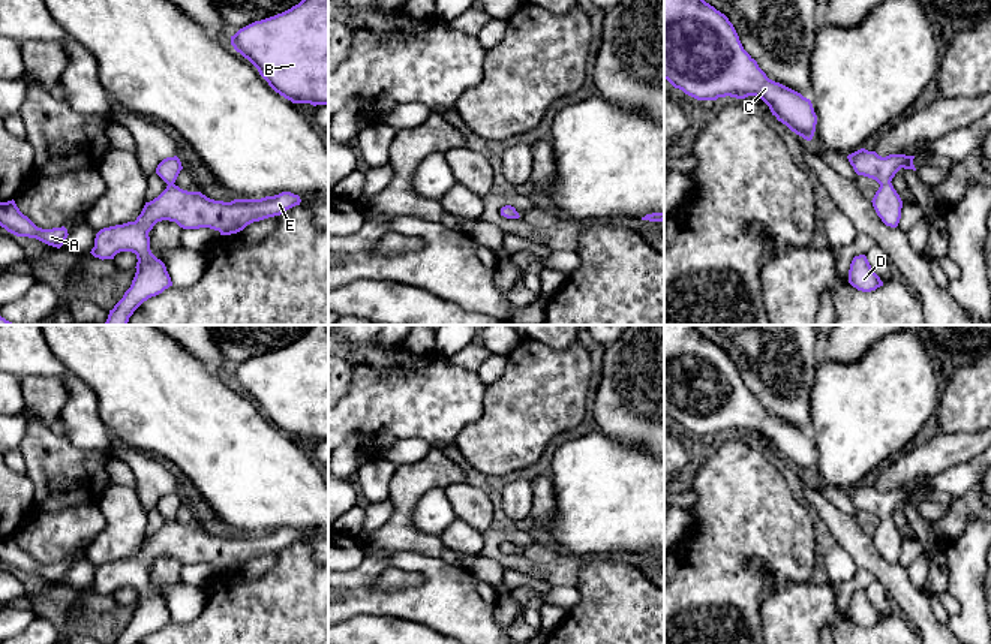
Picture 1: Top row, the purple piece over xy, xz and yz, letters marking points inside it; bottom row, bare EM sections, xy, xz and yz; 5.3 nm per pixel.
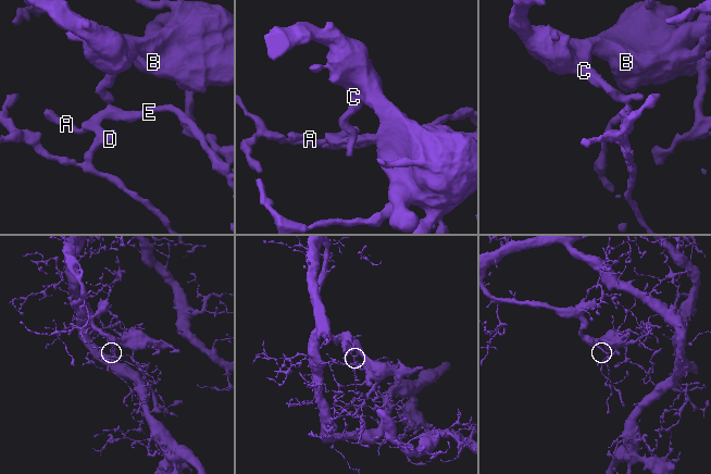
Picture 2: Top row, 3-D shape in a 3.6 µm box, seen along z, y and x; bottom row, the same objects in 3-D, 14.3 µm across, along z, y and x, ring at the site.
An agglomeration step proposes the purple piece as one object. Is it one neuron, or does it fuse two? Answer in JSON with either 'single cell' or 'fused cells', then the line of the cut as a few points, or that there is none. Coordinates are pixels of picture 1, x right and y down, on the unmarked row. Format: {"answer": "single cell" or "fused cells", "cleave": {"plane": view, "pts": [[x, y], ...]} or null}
{"answer": "single cell", "cleave": null}

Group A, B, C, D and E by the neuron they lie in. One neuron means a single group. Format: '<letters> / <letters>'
A B C D E

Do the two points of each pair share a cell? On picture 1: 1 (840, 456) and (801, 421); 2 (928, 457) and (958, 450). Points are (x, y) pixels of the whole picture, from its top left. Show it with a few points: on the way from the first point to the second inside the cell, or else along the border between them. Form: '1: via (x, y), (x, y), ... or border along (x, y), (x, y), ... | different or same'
1: border along (810, 391), (811, 427) | different
2: via (936, 454), (951, 450) | same

